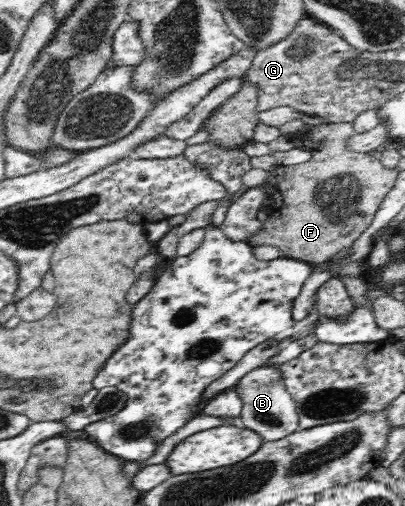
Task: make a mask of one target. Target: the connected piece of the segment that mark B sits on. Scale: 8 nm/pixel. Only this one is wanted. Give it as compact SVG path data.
M265 364L249 371L234 387L240 396L238 415L242 426L260 434L265 442L284 439L301 430L296 404L282 379L281 370L276 364Z

